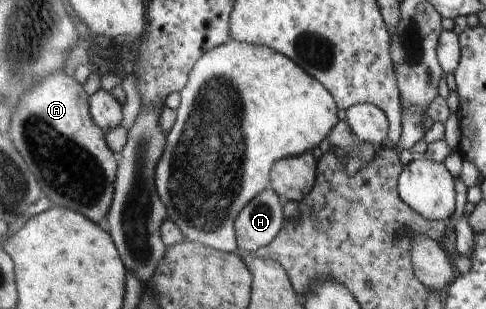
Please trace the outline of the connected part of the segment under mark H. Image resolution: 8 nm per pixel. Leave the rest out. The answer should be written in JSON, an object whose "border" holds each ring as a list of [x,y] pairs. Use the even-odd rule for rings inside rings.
{"border":[[[269,188],[245,205],[234,224],[238,250],[255,253],[281,234],[286,226],[286,213],[281,210],[277,193]]]}

